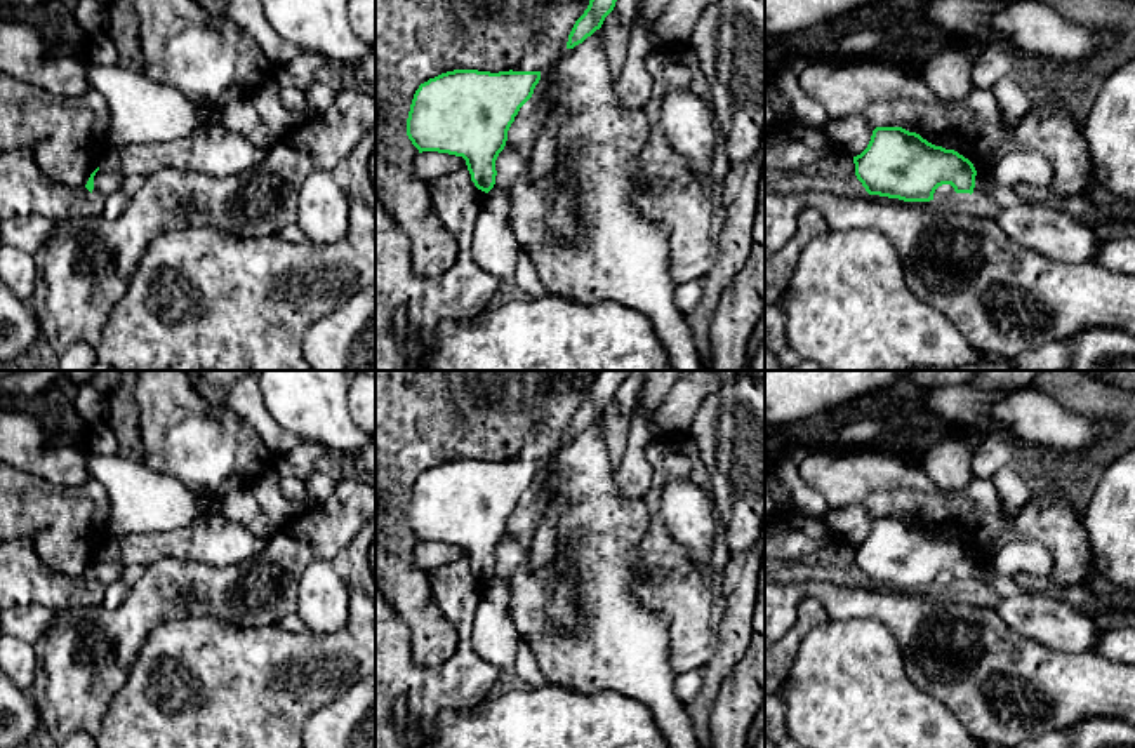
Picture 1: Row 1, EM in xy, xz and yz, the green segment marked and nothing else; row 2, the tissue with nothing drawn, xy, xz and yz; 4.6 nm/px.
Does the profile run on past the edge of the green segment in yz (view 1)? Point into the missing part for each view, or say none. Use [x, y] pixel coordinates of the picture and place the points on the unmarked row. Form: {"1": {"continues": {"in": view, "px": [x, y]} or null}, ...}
{"1": {"continues": null}}

